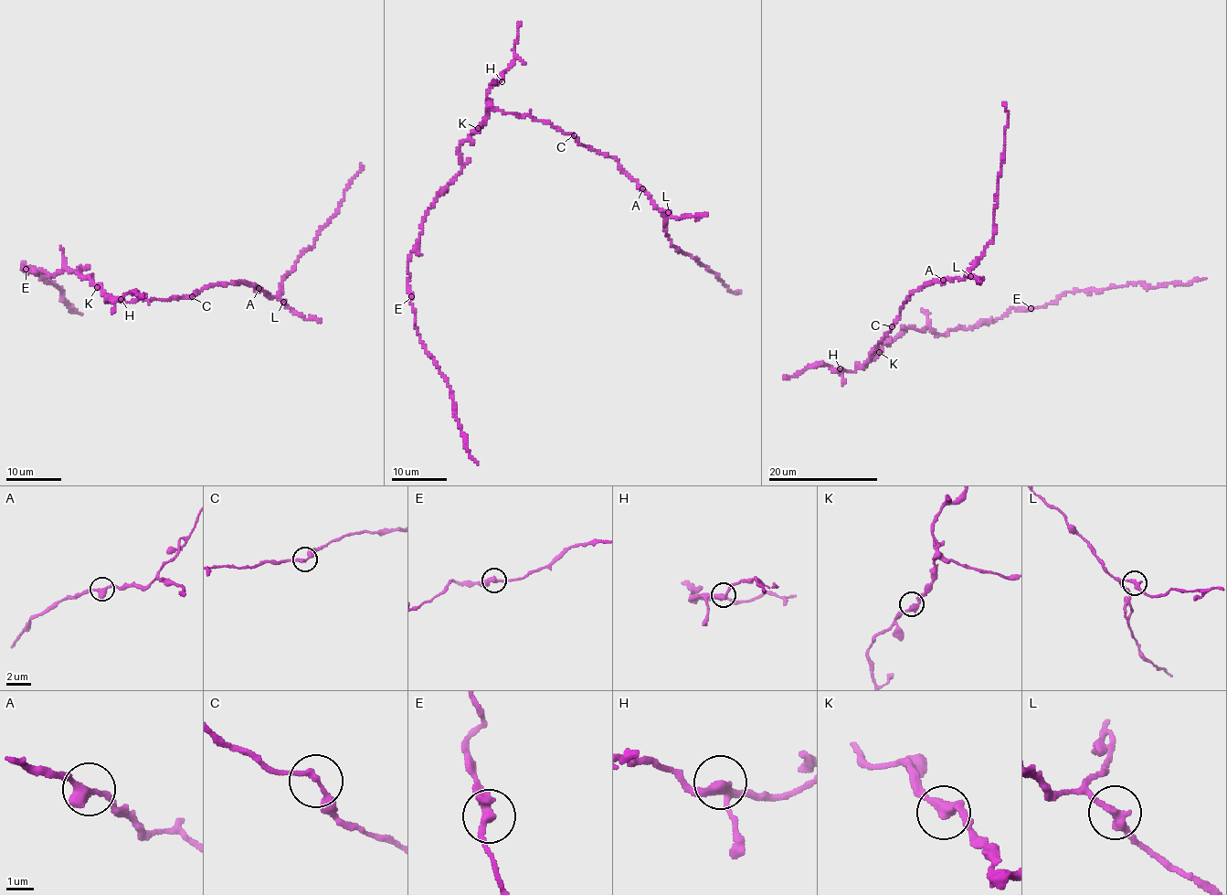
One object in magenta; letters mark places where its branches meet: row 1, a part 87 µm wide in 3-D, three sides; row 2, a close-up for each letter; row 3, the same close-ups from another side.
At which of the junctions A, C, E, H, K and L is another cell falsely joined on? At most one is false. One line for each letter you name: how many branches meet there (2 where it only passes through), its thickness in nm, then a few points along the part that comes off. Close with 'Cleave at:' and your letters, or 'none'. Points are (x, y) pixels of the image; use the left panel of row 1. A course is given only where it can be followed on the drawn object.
E: branches 2; calibre 360 nm; course (26, 269), (26, 273), (32, 268), (57, 285), (62, 291), (62, 301), (69, 304), (71, 313), (82, 315)
Cleave at: E

